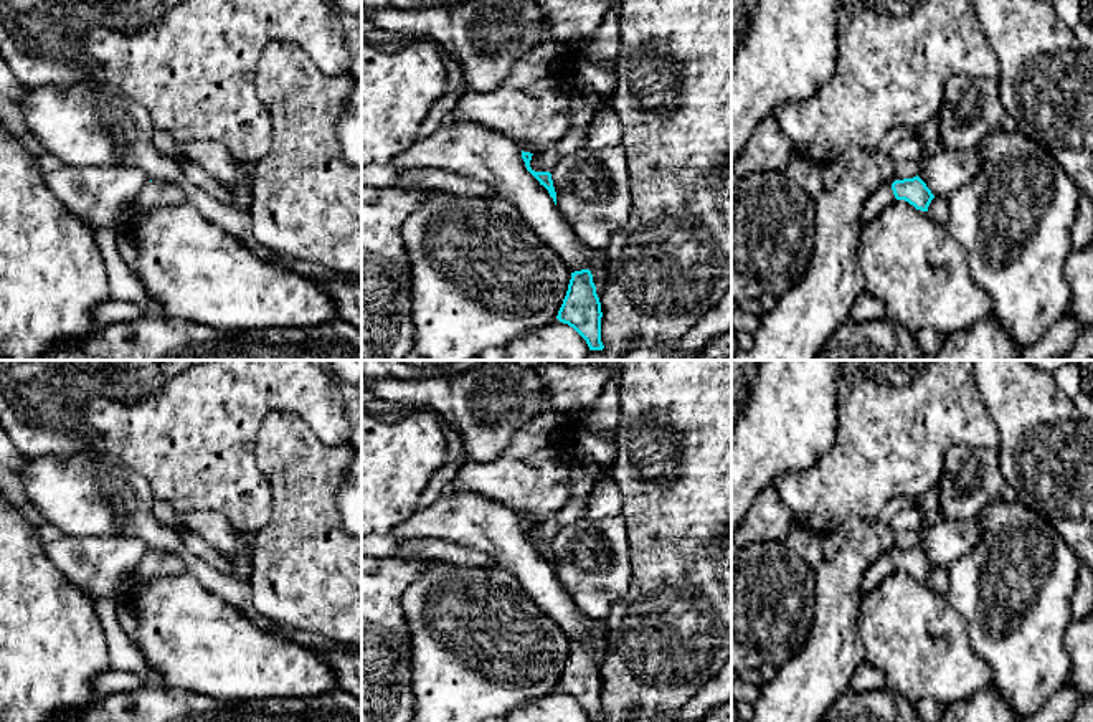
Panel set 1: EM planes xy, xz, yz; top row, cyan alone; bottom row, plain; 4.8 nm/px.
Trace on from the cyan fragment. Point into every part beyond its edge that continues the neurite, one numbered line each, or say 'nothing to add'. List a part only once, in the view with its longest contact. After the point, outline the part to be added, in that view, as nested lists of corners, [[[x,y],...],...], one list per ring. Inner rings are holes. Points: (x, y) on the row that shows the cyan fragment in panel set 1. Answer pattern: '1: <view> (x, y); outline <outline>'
1: yz (882, 197); outline [[[883,183],[878,187],[864,203],[860,223],[862,226],[870,223],[873,218],[877,218],[887,207],[890,207],[895,202],[895,195],[892,190],[892,183]]]

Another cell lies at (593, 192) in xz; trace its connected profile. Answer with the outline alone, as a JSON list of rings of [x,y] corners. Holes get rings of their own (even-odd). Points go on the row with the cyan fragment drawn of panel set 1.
[[[622,145],[580,149],[551,170],[556,207],[586,246],[603,251],[631,215],[631,182]]]

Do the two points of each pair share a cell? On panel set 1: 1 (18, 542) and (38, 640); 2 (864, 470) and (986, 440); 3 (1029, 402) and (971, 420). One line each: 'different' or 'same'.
1: same
2: same
3: different

